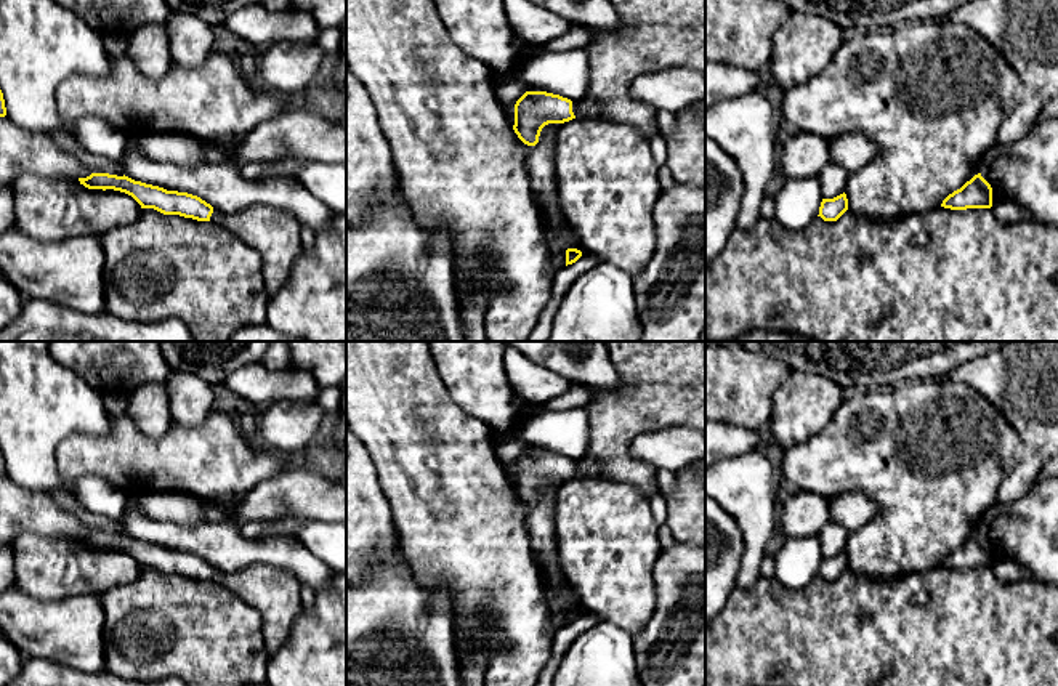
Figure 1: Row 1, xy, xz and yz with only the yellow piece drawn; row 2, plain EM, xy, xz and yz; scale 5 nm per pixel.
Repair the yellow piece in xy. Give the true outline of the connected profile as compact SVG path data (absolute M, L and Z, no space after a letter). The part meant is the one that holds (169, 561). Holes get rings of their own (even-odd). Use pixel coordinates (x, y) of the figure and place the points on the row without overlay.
M91 532L87 537L79 537L79 540L88 548L125 551L141 567L154 567L164 574L180 574L197 580L212 580L236 593L260 612L264 649L269 657L285 644L292 623L303 609L300 582L287 569L253 563L239 571L221 572L197 555L167 550L125 534Z

